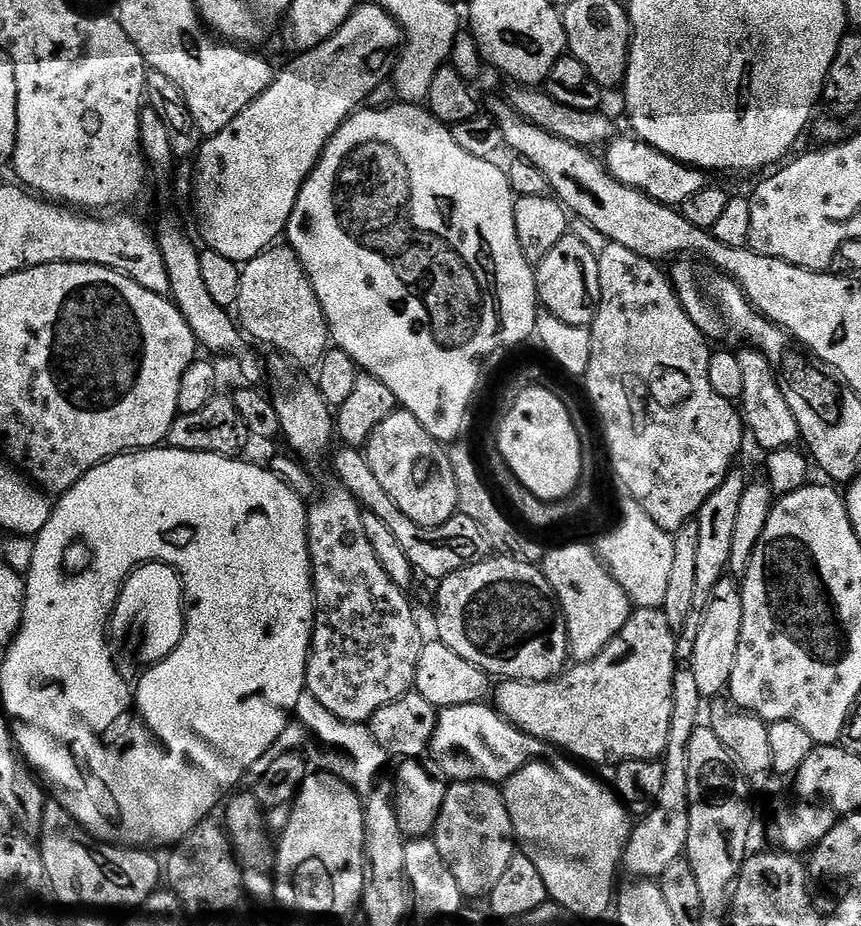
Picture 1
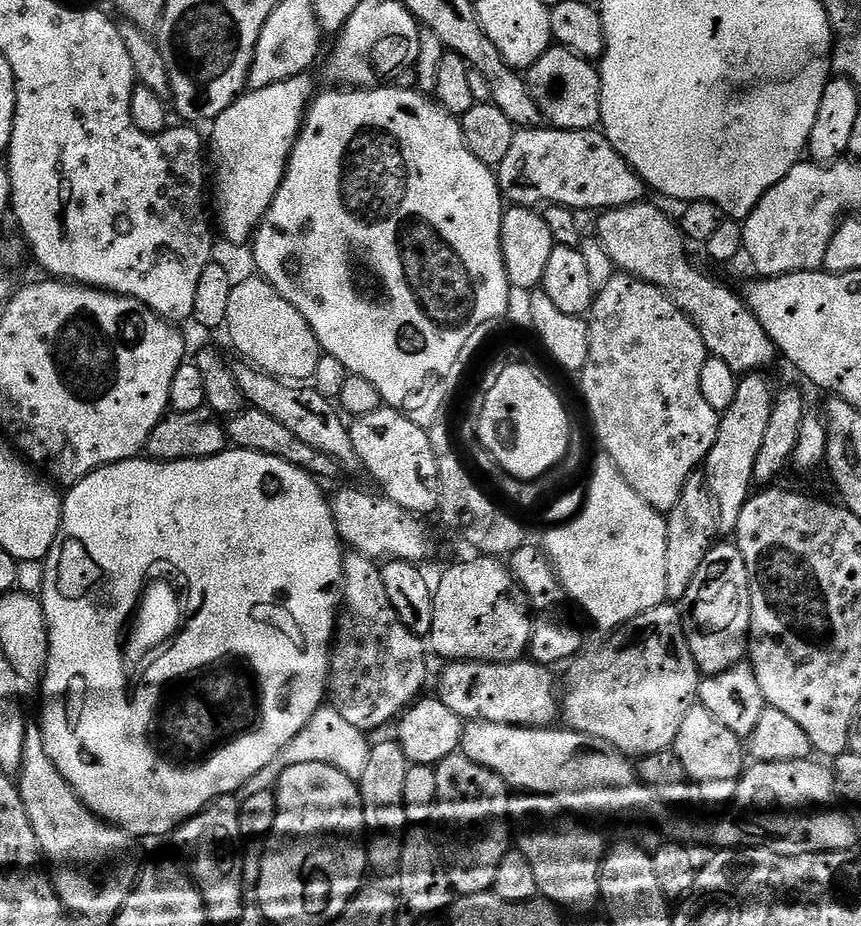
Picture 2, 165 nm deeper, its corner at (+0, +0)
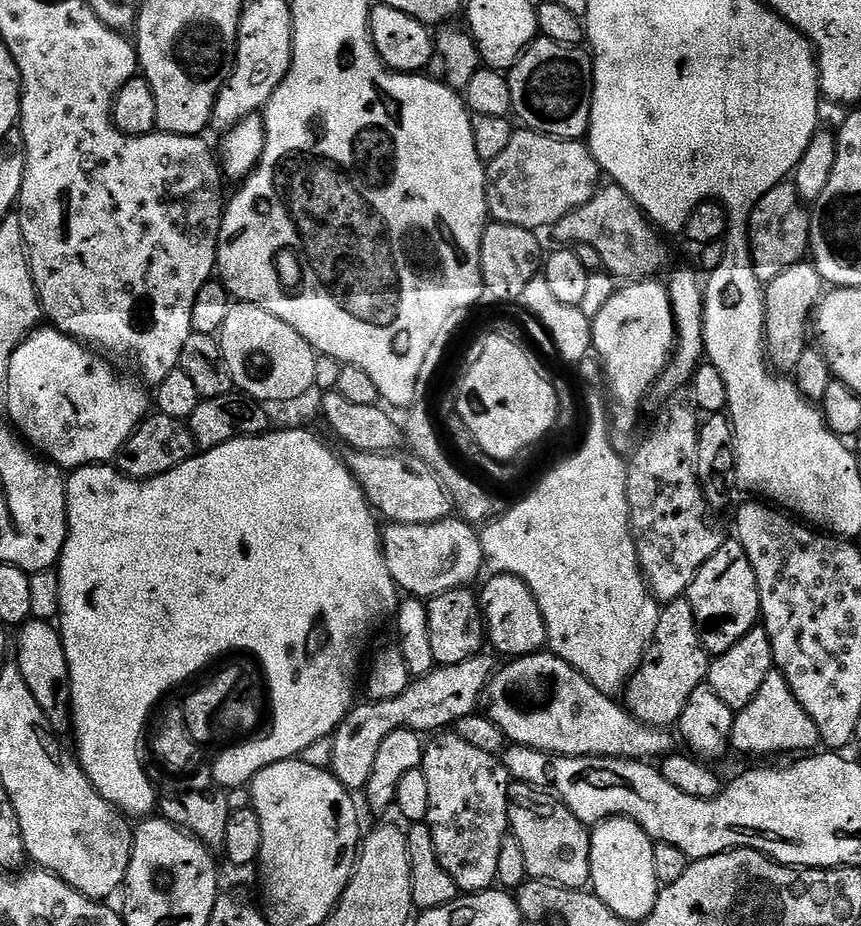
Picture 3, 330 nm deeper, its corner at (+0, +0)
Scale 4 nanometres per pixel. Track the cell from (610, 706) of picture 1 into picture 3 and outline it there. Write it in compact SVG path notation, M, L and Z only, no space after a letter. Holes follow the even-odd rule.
M687 599L667 601L660 613L656 639L644 653L644 661L628 681L628 711L644 724L671 729L679 721L682 710L686 710L690 694L694 694L694 690L698 690L698 686L707 681L709 663L710 654L700 641L700 628Z

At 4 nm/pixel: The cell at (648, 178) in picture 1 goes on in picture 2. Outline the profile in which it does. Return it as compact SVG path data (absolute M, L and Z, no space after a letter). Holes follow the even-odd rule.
M551 126L521 128L515 133L510 150L498 167L498 183L503 199L516 206L560 204L564 208L596 208L607 210L627 204L638 204L645 199L646 185L638 173L624 161L622 154L604 136L603 131L571 132Z

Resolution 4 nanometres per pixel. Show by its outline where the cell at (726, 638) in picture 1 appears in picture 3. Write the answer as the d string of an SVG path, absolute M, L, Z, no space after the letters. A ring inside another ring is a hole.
M725 539L719 550L702 565L687 590L686 599L700 628L700 641L713 657L726 654L726 650L757 627L761 619L758 582L754 578L754 566L750 566L750 558L739 539Z

